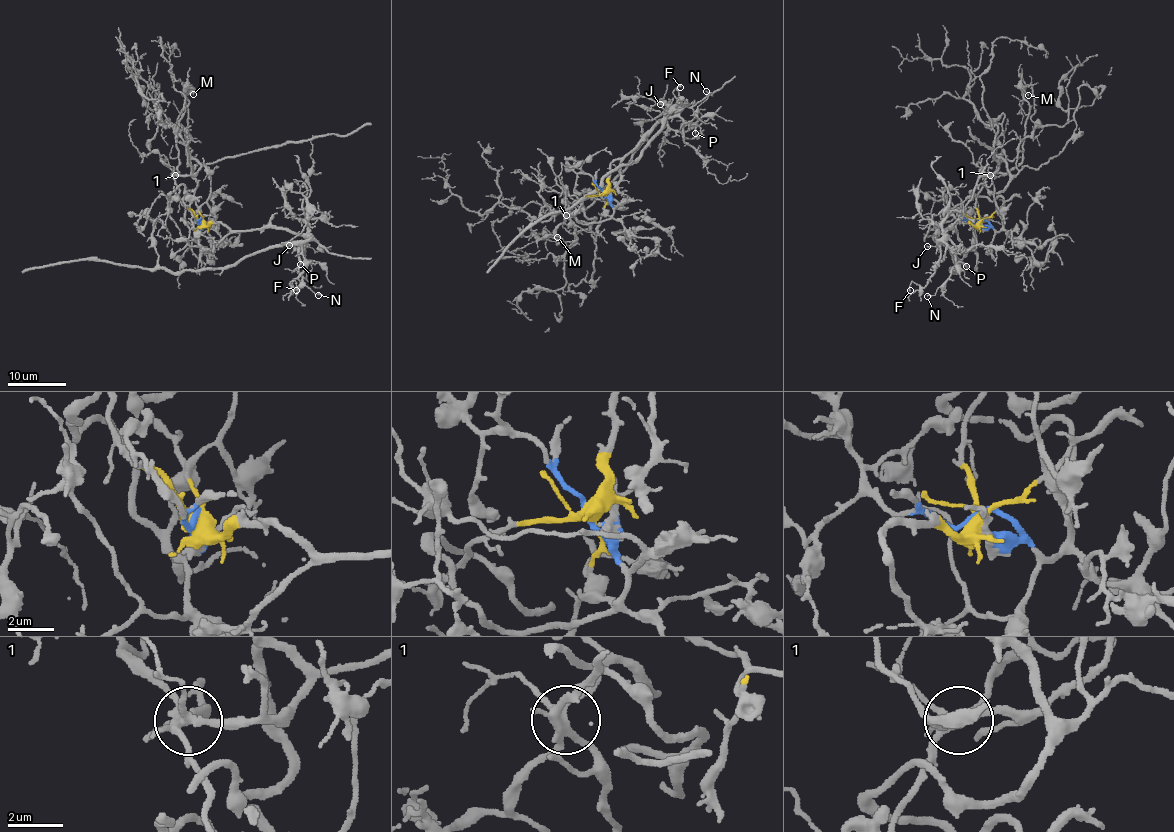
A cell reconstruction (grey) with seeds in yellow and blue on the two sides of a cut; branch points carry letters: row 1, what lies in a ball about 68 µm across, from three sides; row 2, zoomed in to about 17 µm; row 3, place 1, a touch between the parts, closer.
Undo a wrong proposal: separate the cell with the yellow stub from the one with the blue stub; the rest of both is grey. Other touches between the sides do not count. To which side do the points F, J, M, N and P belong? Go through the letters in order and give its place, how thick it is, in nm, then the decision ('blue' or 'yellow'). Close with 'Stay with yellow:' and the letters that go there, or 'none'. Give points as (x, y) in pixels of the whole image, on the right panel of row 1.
F: at (910, 290); 110 nm thick; yellow
J: at (927, 246); 80 nm thick; yellow
M: at (1028, 95); 100 nm thick; blue
N: at (927, 296); 130 nm thick; yellow
P: at (966, 266); 110 nm thick; yellow
Stay with yellow: F, J, N, P

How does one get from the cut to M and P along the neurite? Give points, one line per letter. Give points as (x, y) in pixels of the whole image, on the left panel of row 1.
M: (200, 220), (170, 200), (196, 183), (192, 158), (193, 175), (175, 175), (194, 95)
P: (200, 220), (232, 230), (281, 227), (300, 234), (304, 239), (298, 256), (306, 260), (300, 265)

